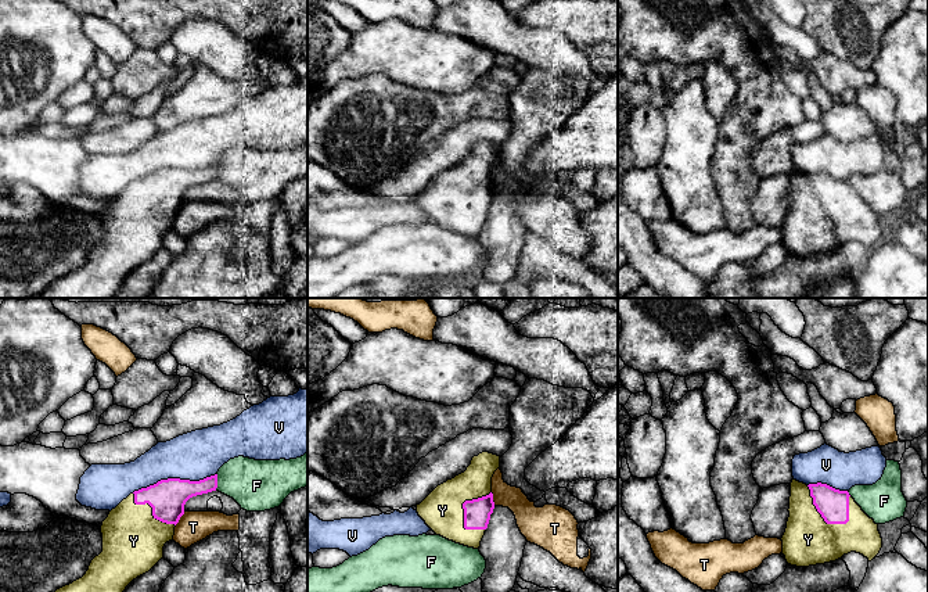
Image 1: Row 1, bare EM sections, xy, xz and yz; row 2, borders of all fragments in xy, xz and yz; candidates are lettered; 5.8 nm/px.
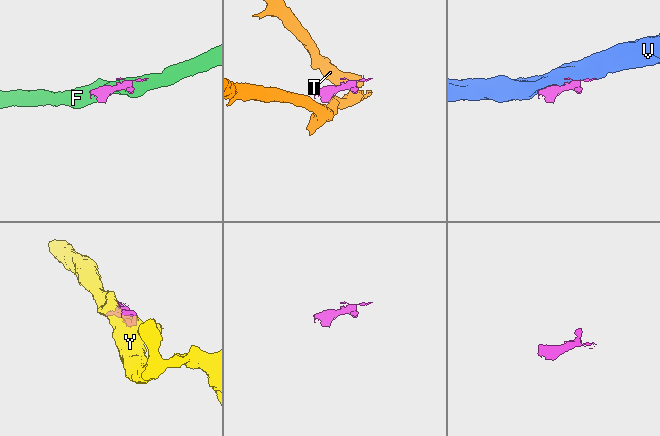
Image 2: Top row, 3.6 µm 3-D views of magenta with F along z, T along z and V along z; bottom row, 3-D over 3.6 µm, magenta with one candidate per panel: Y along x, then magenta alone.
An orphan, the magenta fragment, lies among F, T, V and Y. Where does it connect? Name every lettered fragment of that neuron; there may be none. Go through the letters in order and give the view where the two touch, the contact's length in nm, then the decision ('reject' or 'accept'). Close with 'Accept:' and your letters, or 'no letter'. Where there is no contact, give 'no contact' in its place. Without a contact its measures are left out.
F: xy | 100 nm | reject
T: xy | 100 nm | reject
V: xy | 500 nm | reject
Y: yz | 320 nm | accept
Accept: Y

